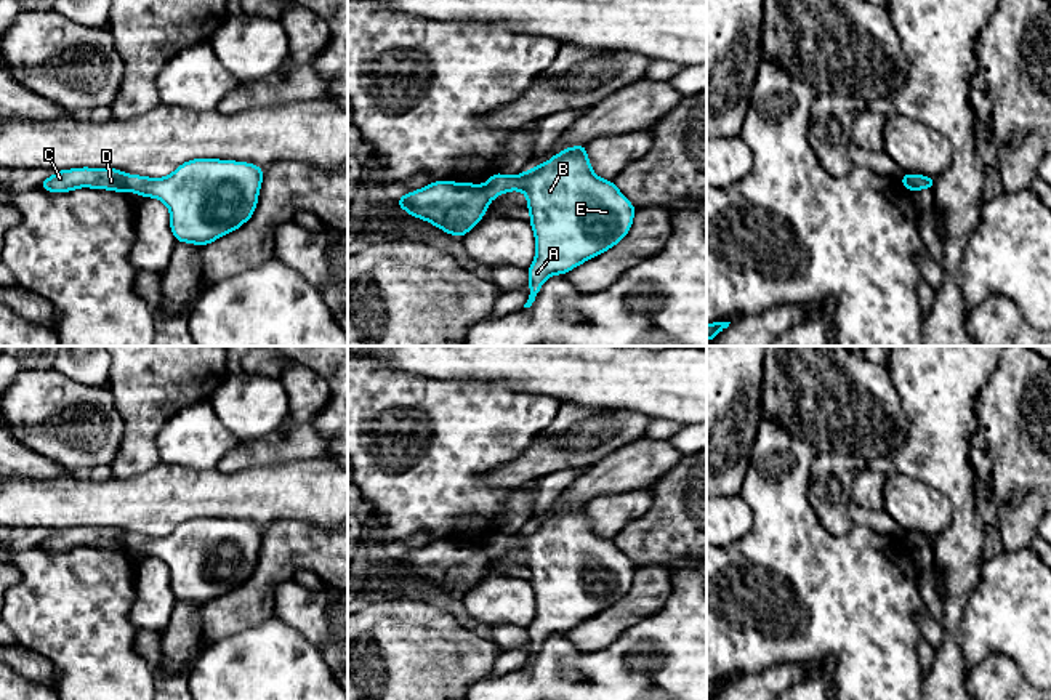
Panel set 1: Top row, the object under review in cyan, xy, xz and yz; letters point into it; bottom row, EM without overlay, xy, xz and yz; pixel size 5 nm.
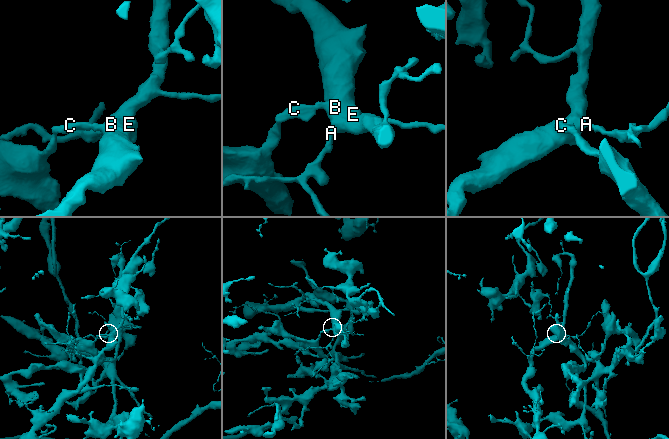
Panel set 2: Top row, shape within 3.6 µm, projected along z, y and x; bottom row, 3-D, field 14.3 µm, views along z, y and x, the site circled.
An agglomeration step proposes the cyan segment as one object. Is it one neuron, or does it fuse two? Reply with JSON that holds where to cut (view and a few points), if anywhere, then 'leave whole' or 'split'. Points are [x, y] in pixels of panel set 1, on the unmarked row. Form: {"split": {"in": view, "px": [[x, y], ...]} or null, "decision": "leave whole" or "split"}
{"split": {"in": "xy", "px": [[125, 534], [127, 548]]}, "decision": "split"}

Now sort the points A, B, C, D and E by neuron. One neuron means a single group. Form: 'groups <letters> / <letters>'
groups A B E / C D

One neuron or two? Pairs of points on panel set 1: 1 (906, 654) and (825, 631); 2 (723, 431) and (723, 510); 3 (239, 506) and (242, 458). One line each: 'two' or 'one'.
1: one
2: two
3: two

